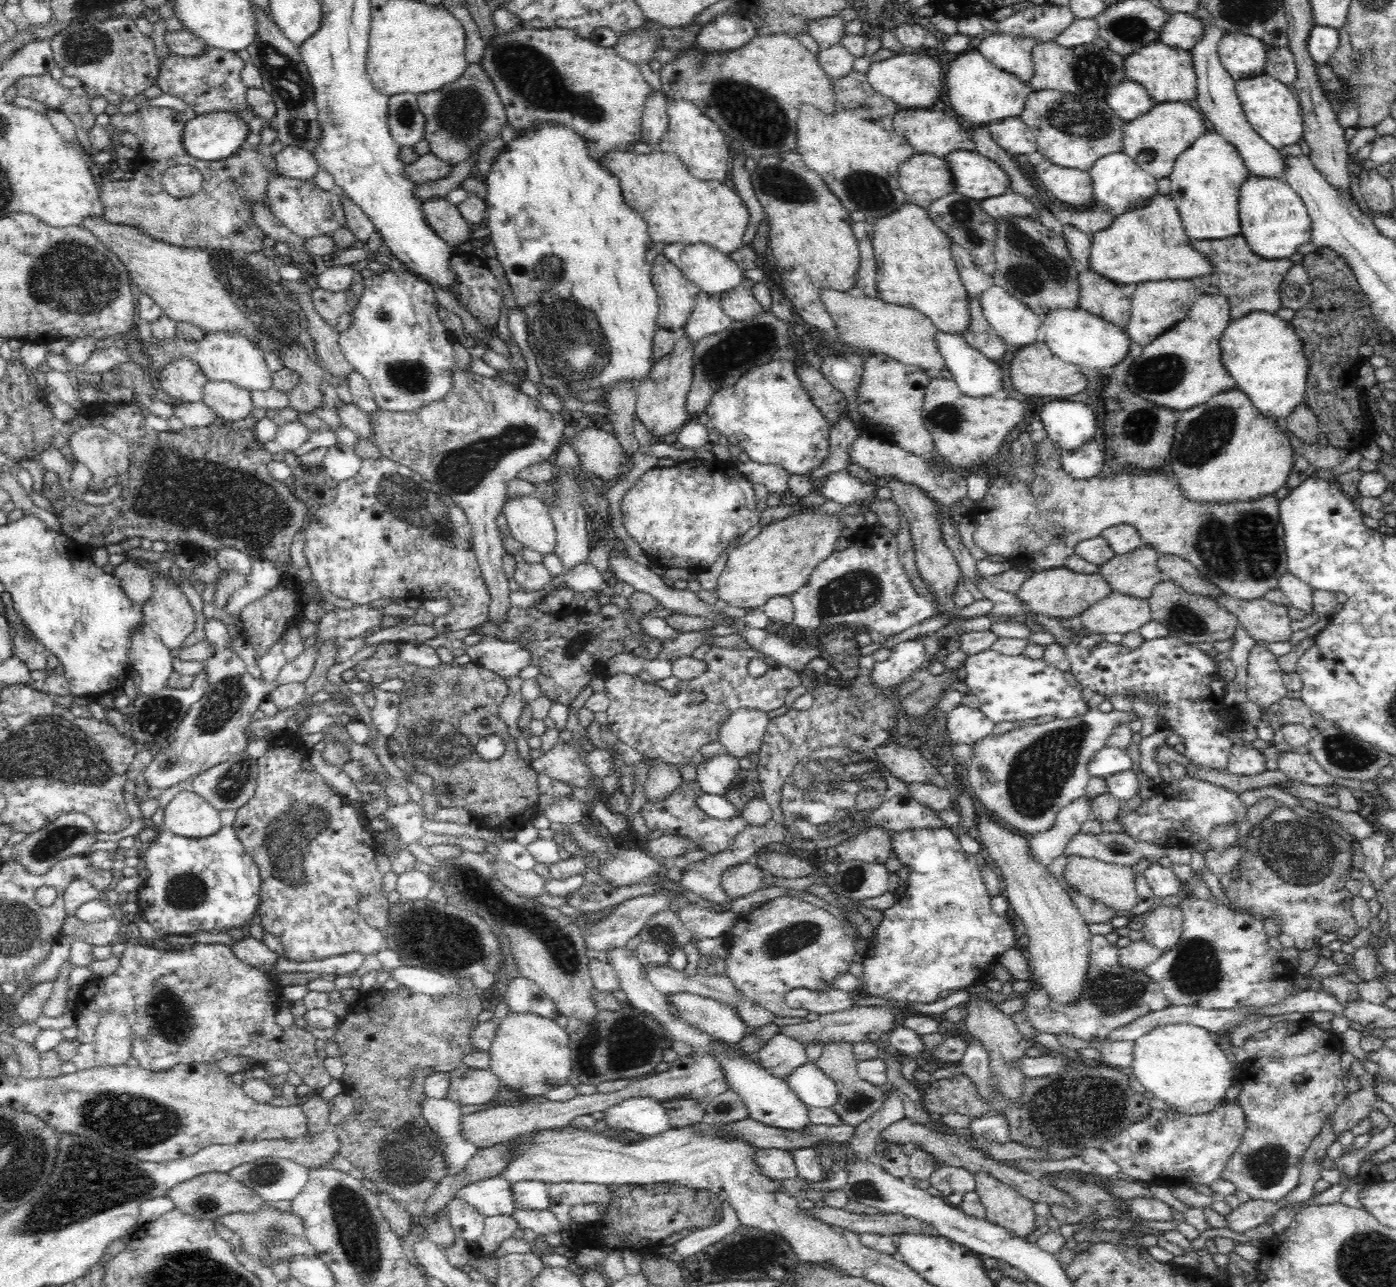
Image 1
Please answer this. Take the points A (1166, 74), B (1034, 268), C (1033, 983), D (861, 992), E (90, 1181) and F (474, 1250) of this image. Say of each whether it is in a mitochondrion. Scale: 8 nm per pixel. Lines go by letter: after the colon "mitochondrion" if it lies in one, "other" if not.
A: other
B: mitochondrion
C: other
D: other
E: mitochondrion
F: other

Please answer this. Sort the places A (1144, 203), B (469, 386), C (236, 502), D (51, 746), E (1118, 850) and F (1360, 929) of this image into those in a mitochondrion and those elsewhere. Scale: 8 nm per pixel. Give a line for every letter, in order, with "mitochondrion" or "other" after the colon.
A: other
B: other
C: mitochondrion
D: mitochondrion
E: other
F: other

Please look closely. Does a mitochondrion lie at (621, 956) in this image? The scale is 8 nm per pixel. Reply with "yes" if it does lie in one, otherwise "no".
no

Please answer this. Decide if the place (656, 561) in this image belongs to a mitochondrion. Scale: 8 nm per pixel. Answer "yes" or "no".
no

